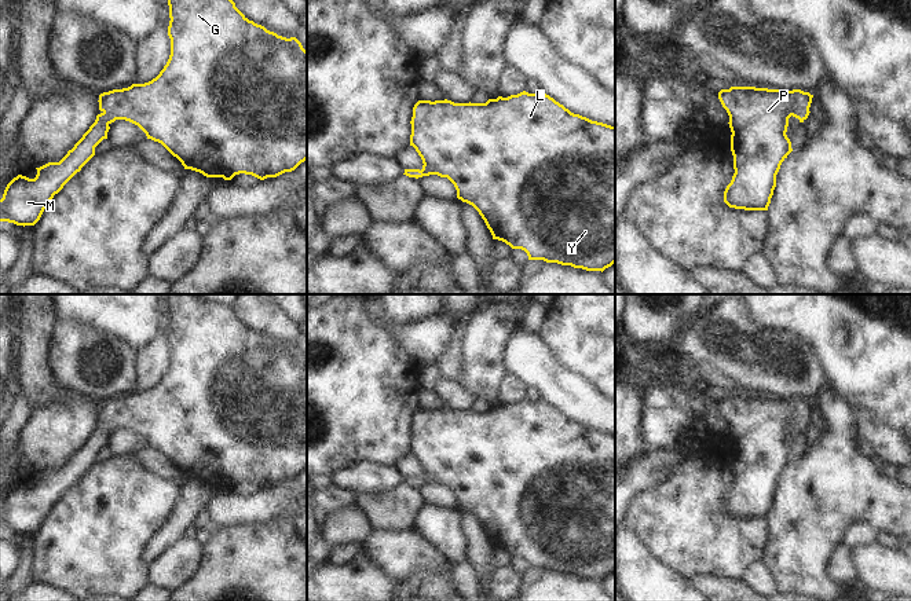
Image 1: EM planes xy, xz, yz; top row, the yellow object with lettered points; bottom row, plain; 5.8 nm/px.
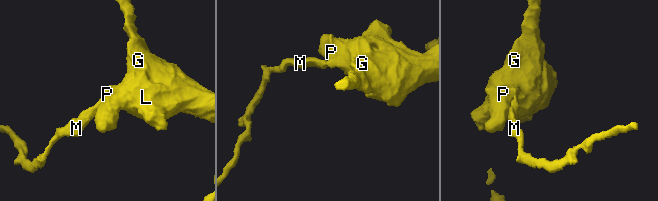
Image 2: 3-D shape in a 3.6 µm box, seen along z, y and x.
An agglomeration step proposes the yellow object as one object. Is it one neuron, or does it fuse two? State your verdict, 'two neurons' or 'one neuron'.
one neuron

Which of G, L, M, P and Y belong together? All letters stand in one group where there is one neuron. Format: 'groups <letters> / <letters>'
groups G L M P Y

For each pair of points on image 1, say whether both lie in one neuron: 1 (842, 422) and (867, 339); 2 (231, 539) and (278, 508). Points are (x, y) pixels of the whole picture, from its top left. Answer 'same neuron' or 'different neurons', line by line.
1: different neurons
2: different neurons

